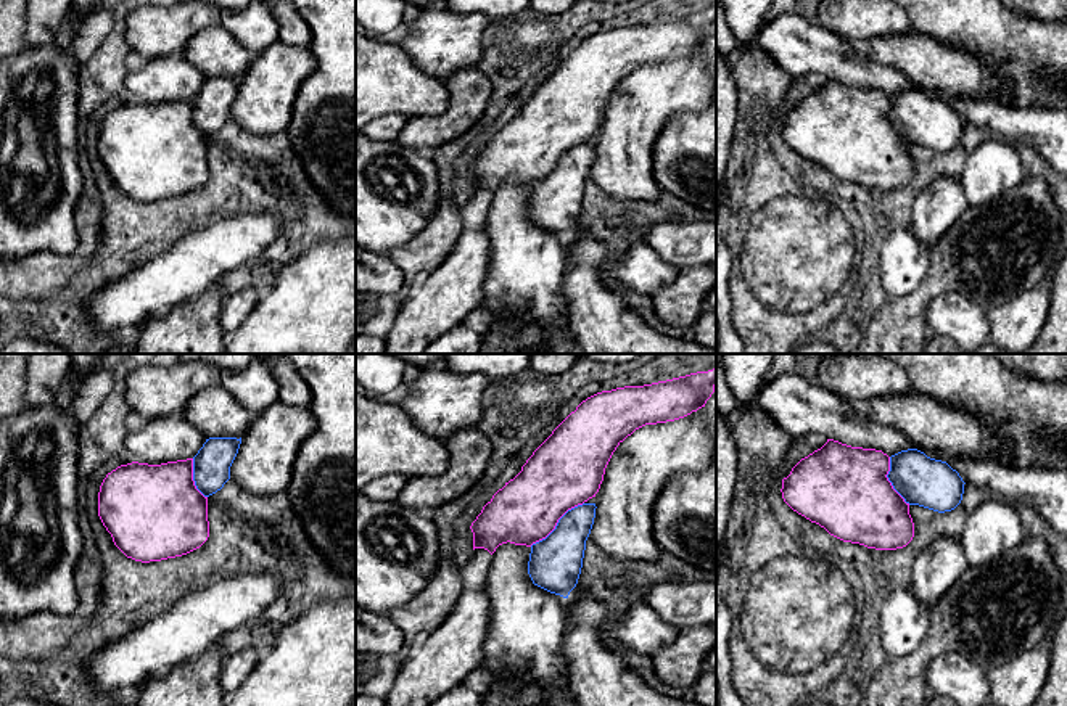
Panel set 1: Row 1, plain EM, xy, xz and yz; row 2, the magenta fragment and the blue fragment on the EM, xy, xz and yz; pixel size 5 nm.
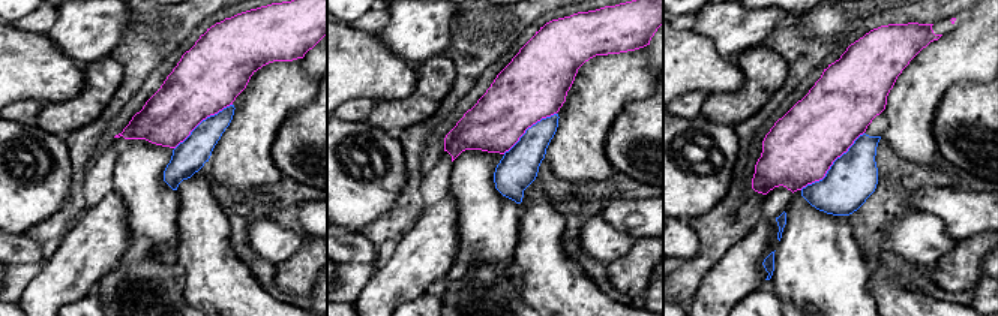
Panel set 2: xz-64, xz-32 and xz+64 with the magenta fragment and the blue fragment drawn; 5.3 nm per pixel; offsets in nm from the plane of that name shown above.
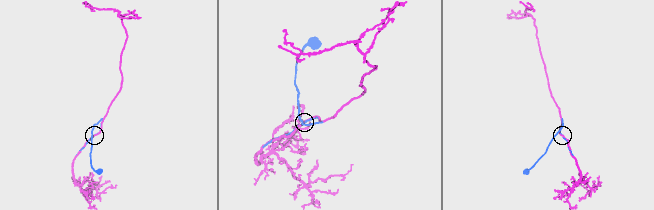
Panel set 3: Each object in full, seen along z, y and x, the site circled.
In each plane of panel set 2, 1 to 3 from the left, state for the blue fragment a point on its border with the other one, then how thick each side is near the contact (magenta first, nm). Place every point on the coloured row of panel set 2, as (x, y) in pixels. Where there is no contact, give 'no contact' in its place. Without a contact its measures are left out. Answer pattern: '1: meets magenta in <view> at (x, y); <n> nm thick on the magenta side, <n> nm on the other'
1: meets magenta in xz-64 at (203, 119); 360 nm thick on the magenta side, 180 nm on the other
2: meets magenta in xz-32 at (529, 126); 360 nm thick on the magenta side, 200 nm on the other
3: meets magenta in xz+64 at (832, 163); 380 nm thick on the magenta side, 260 nm on the other

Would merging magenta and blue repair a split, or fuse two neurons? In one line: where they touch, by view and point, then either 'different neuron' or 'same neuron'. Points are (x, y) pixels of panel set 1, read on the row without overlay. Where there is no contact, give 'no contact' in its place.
contact xz (556, 164); same neuron

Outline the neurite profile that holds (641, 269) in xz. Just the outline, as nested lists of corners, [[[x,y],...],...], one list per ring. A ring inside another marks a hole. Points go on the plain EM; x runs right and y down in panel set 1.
[[[634,241],[624,254],[607,264],[605,277],[642,294],[652,294],[669,285],[679,269],[663,261],[658,252],[644,241]]]

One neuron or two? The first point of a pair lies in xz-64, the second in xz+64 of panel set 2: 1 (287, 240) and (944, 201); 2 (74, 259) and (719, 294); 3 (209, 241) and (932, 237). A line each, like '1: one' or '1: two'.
1: one
2: one
3: two

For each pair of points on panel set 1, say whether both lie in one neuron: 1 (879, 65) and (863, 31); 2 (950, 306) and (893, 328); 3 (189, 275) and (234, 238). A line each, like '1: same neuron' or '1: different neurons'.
1: different neurons
2: different neurons
3: same neuron

